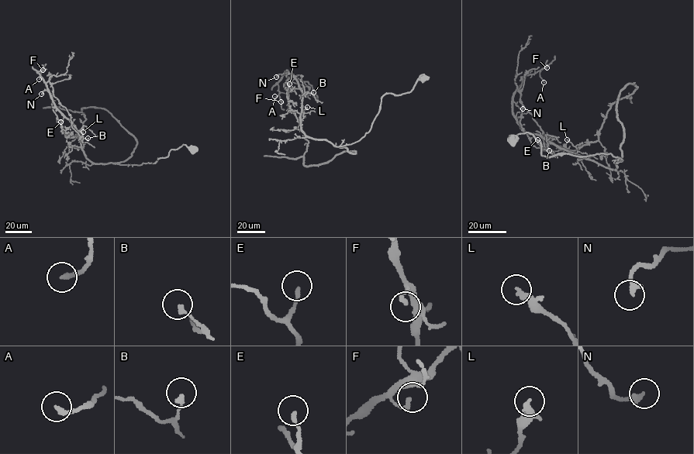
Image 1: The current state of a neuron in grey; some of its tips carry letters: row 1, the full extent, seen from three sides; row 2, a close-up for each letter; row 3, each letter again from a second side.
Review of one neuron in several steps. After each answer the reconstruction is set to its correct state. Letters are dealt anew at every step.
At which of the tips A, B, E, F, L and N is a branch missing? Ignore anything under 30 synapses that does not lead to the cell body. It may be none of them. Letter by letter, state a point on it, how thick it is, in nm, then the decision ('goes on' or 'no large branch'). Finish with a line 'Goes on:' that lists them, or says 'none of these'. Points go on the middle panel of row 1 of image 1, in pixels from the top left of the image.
A: at (274, 96); 200 nm thick; no large branch
B: at (313, 92); 180 nm thick; no large branch
E: at (289, 84); 160 nm thick; no large branch
F: at (281, 101); 170 nm thick; no large branch
L: at (307, 107); 280 nm thick; no large branch
N: at (276, 77); 300 nm thick; no large branch
Goes on: none of these

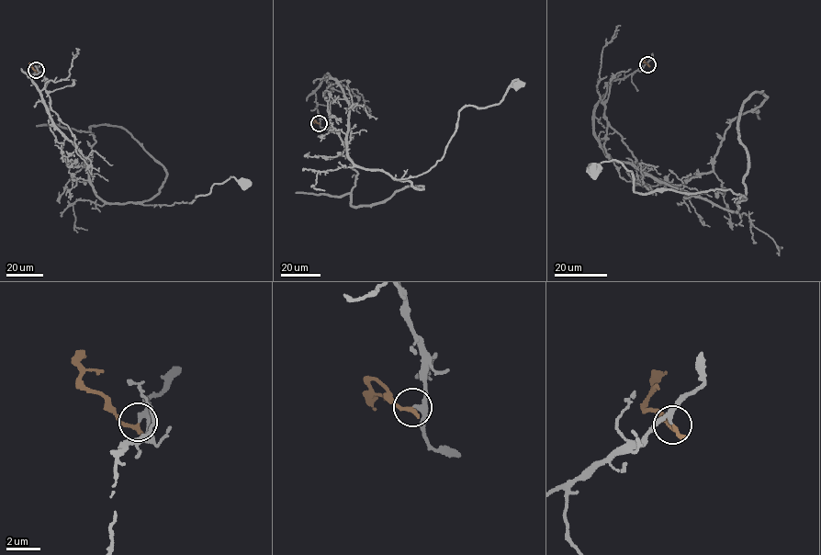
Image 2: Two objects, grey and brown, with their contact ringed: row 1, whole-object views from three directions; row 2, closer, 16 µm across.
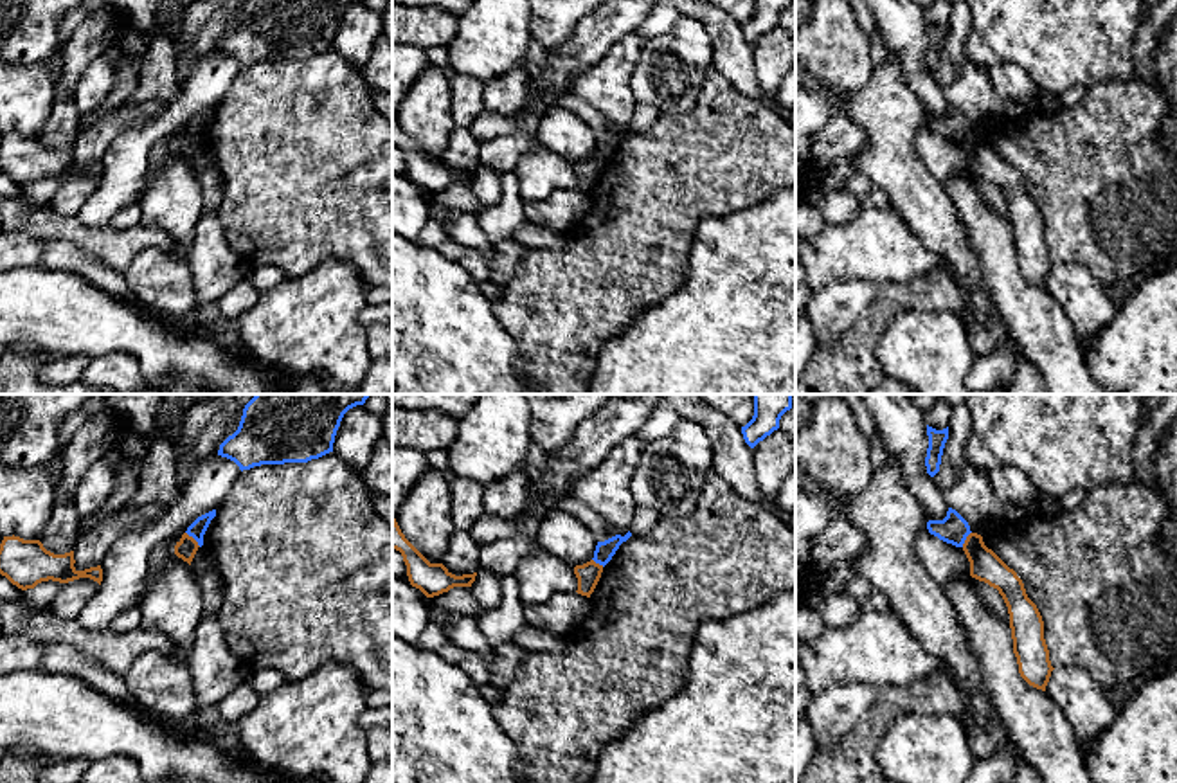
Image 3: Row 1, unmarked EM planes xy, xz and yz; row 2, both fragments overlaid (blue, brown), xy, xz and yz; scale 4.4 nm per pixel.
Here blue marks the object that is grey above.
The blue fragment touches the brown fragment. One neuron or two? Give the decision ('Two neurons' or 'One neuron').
Two neurons

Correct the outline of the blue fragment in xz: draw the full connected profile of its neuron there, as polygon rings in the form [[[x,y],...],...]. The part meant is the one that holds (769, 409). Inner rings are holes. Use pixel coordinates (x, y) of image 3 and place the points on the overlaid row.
[[[752,394],[754,416],[741,427],[745,443],[754,448],[779,428],[781,416],[792,409],[792,394]]]

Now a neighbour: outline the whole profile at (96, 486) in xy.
[[[101,459],[83,473],[72,495],[72,502],[79,518],[88,518],[97,513],[108,502],[112,491],[113,473]]]

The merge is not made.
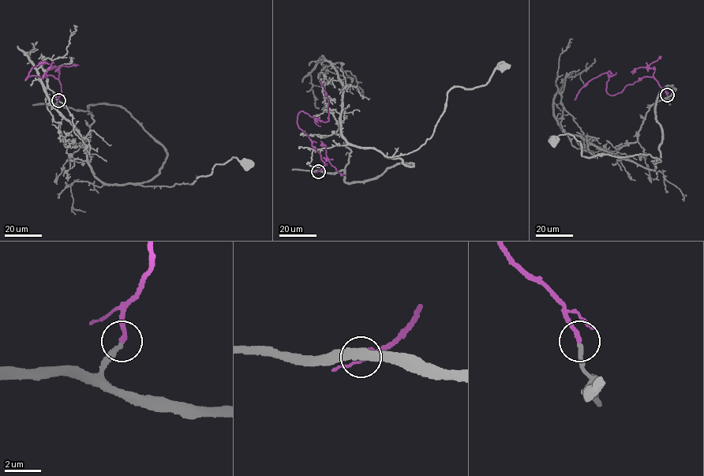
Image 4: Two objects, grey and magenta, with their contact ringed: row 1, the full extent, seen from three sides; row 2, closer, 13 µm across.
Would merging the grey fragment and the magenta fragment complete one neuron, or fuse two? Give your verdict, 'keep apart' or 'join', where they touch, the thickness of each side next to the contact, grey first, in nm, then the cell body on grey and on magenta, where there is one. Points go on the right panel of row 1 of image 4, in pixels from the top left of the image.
join; place (667, 95); calibres 240 and 240 nm; soma grey (552, 140); soma magenta none

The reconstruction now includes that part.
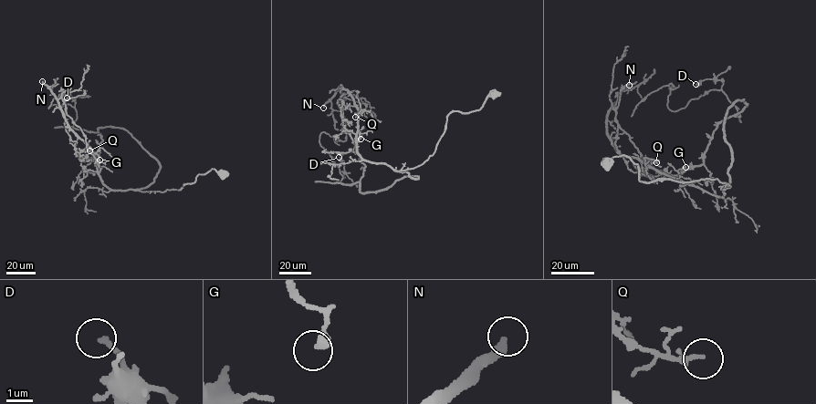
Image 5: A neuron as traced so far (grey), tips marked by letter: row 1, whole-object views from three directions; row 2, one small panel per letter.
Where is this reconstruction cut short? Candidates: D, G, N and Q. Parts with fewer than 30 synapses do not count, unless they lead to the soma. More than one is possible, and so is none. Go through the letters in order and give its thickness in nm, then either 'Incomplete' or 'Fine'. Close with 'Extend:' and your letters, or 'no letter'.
D: Thickness 180 nm. Fine
G: Thickness 400 nm. Fine
N: Thickness 320 nm. Incomplete
Q: Thickness 180 nm. Fine
Extend: N

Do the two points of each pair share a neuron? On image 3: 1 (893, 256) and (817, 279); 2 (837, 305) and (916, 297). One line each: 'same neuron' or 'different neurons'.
1: same neuron
2: different neurons

